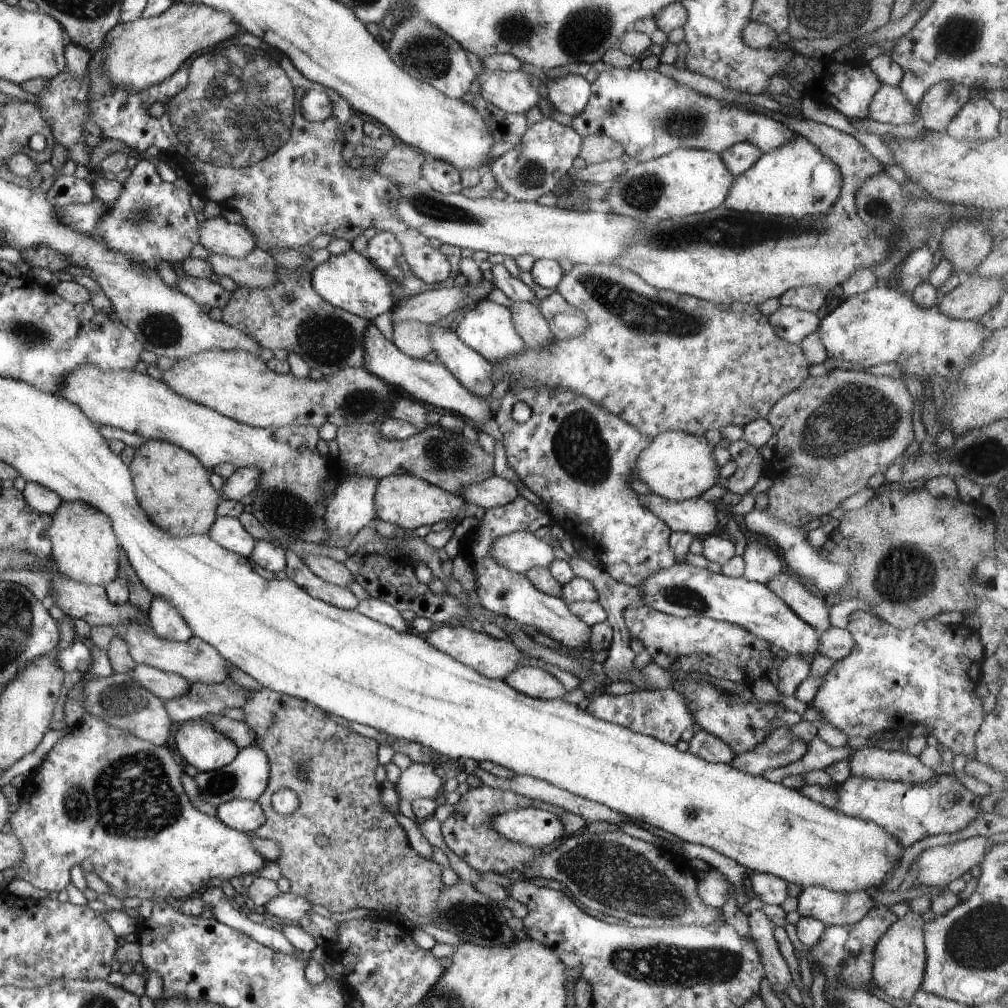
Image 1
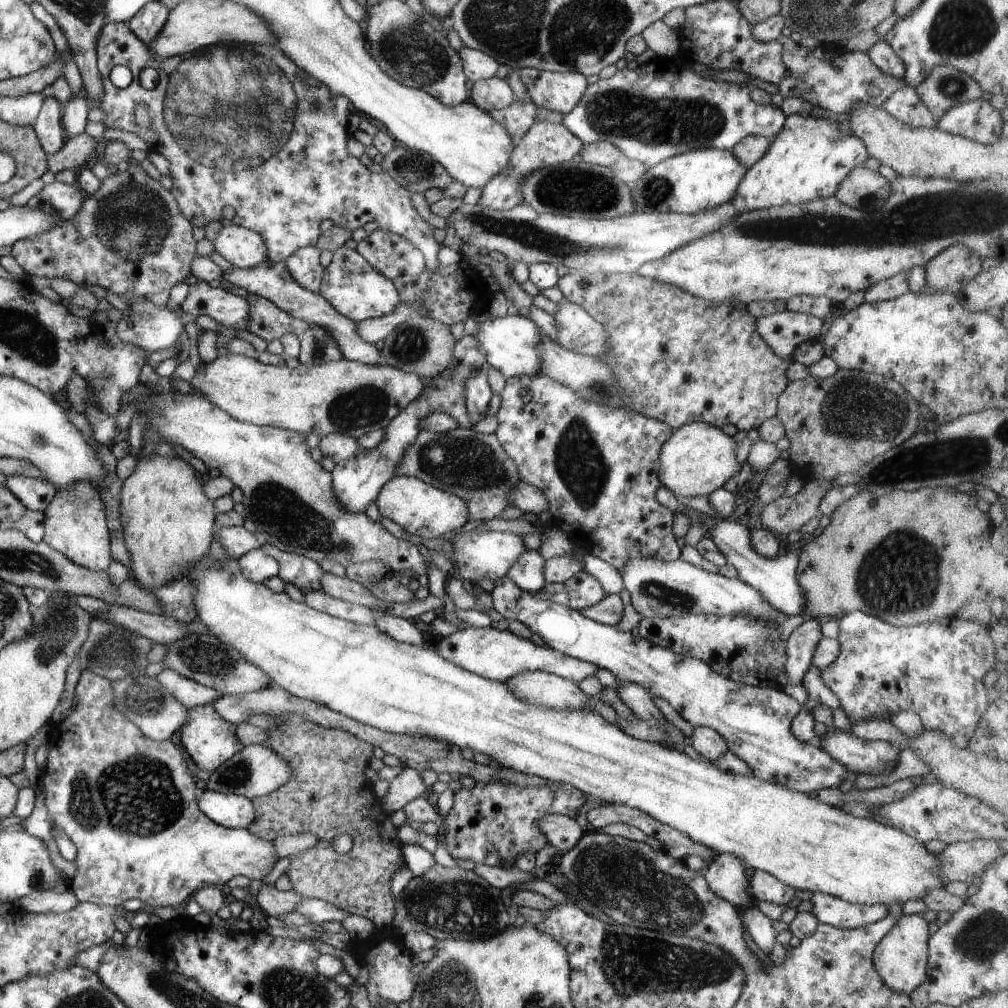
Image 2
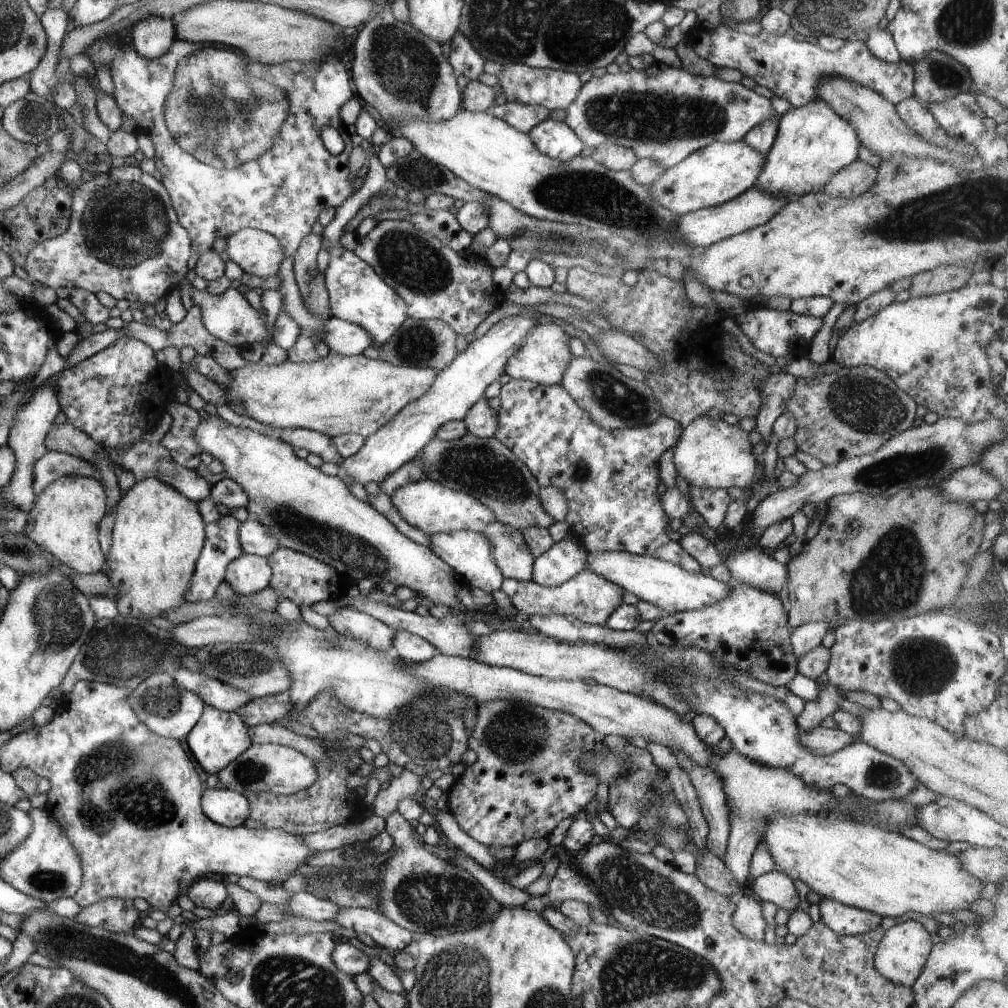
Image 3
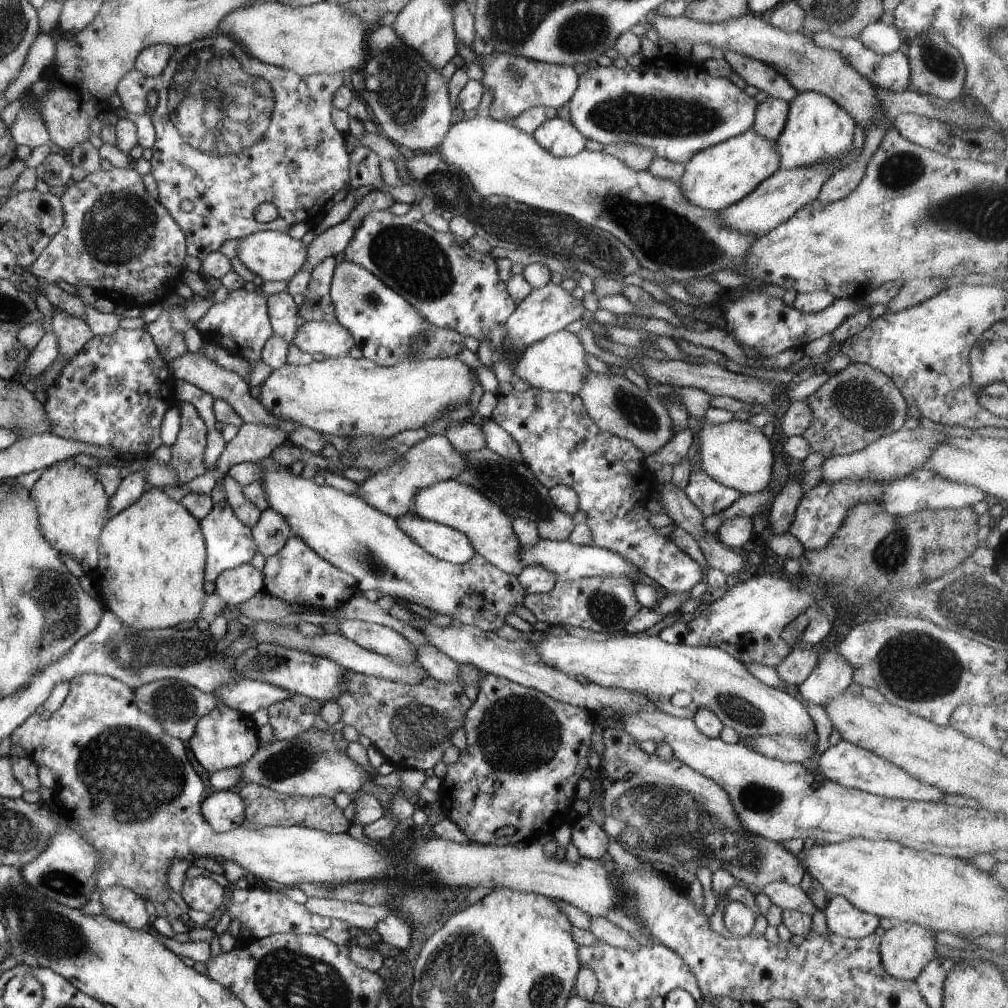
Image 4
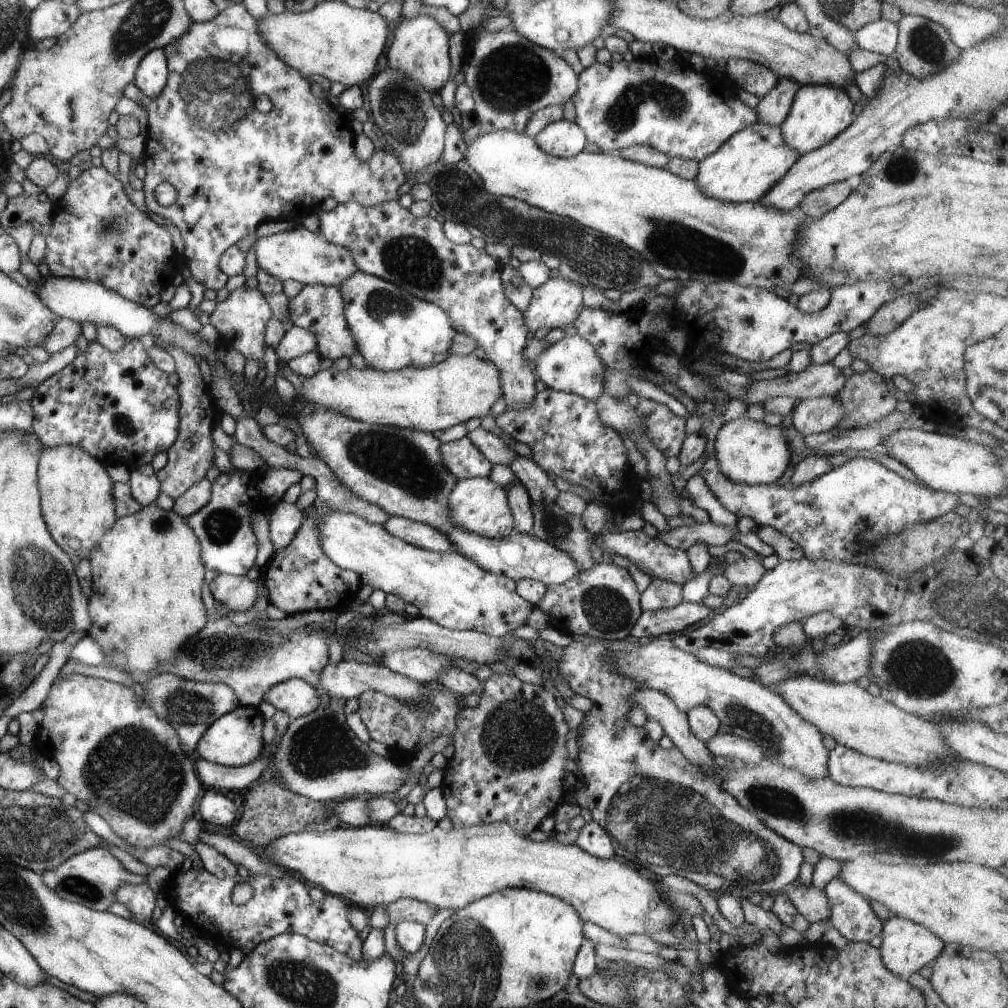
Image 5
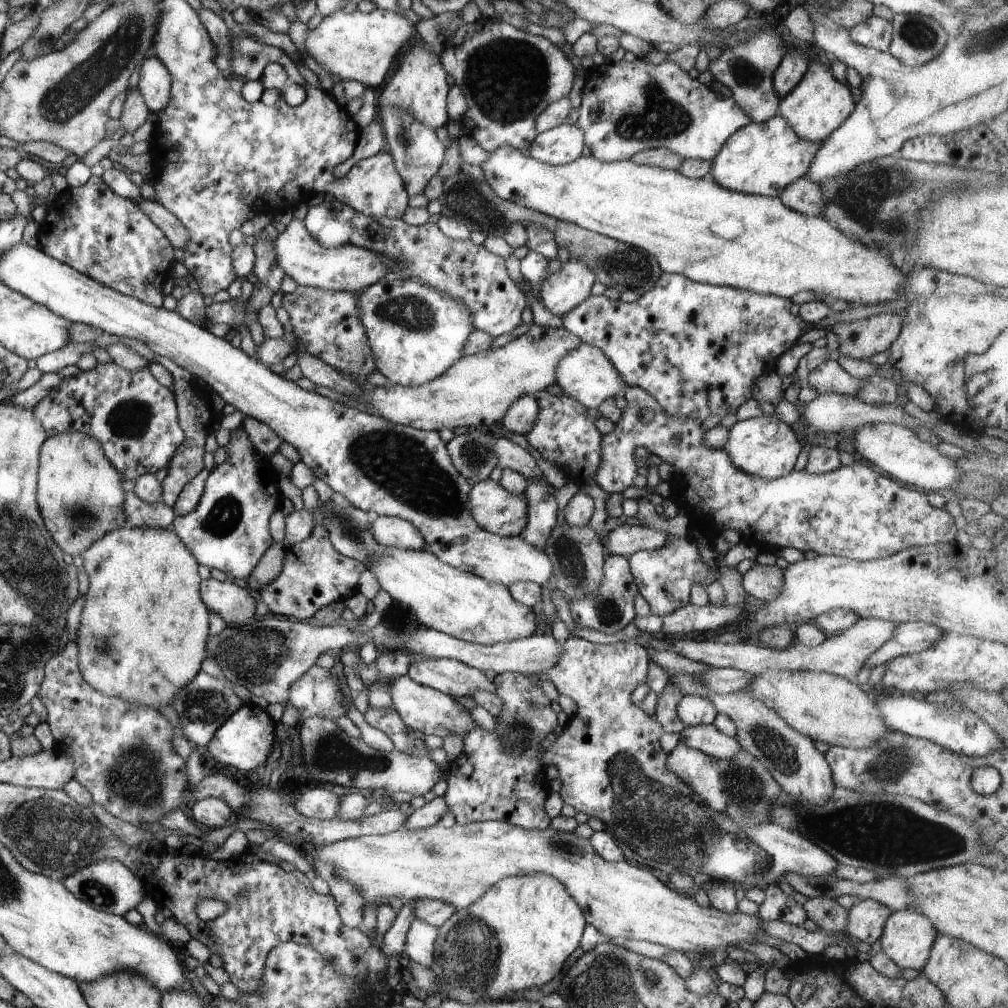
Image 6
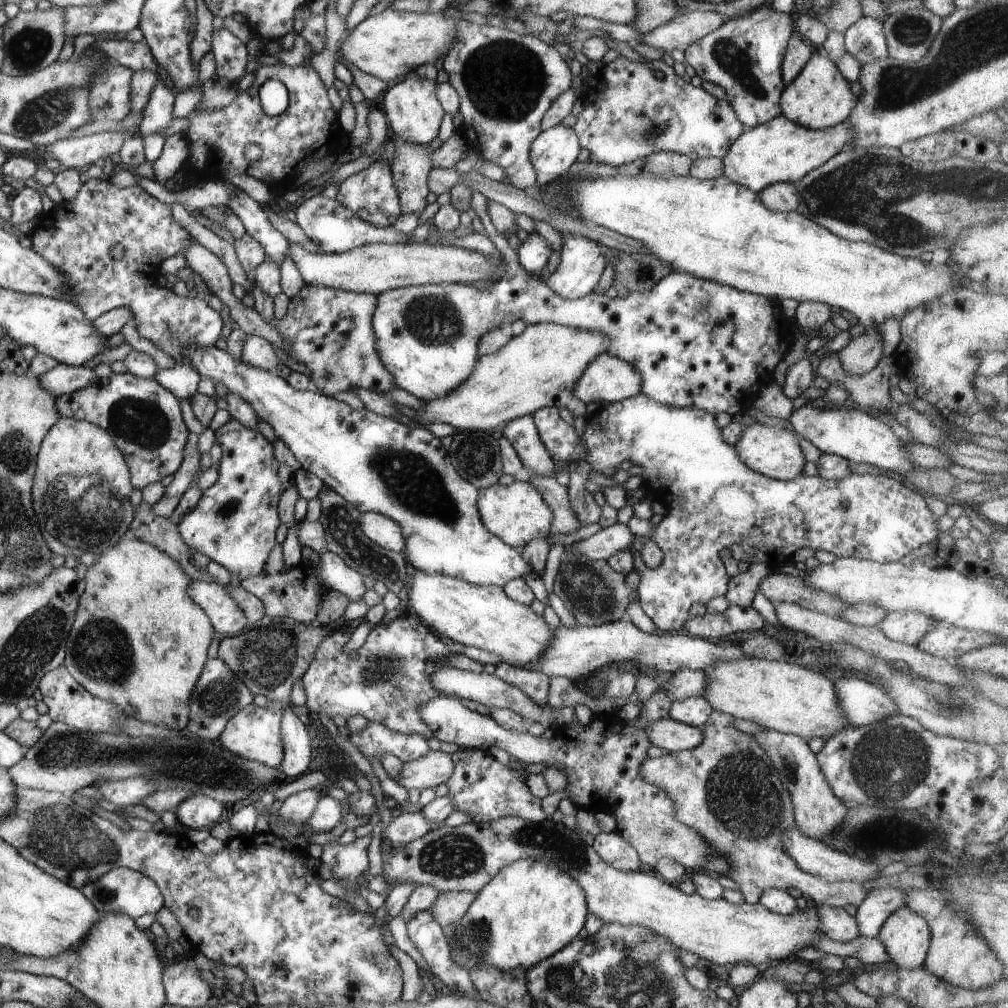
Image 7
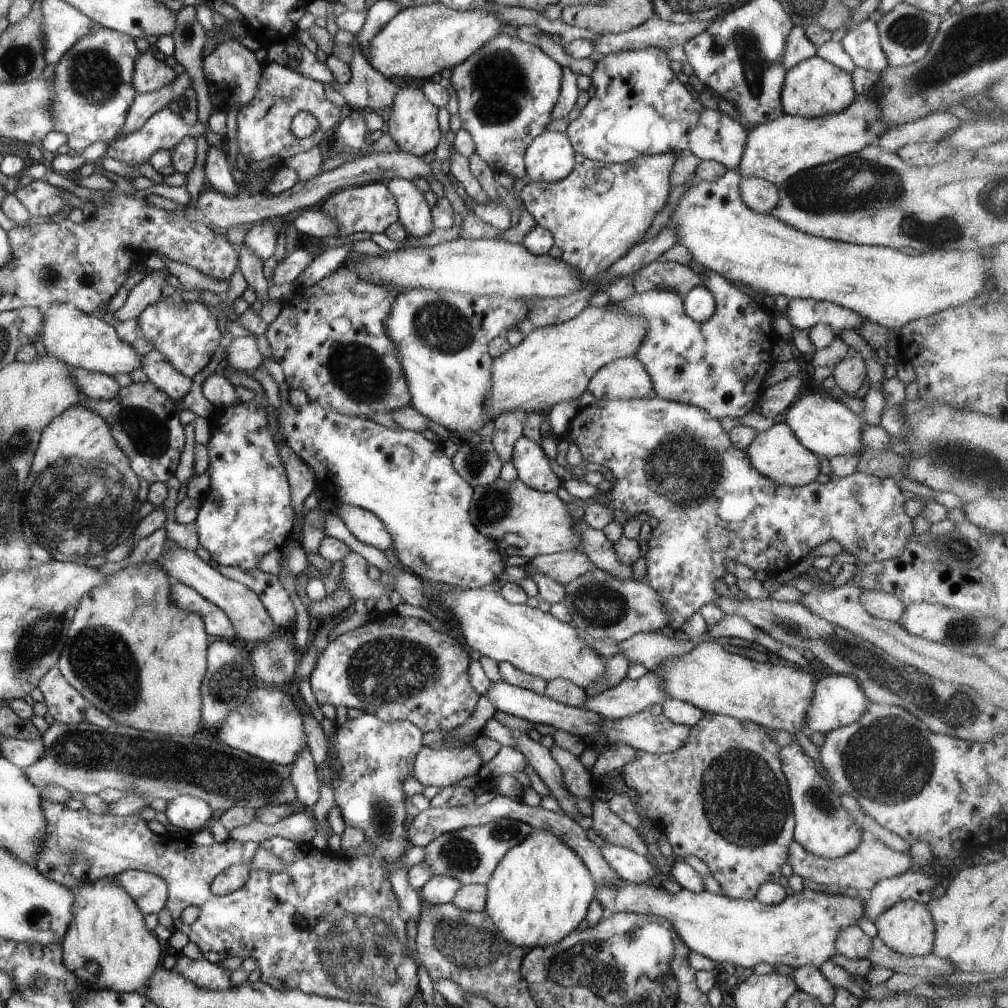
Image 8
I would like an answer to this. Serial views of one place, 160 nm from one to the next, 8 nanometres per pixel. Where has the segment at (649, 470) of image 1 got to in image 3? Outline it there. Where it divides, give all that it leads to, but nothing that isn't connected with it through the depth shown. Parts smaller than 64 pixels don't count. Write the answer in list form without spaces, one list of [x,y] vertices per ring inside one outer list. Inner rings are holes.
[[[709,416],[696,417],[686,428],[683,428],[675,445],[674,463],[677,474],[684,477],[689,482],[690,487],[727,489],[738,486],[738,488],[746,489],[755,482],[756,466],[761,461],[761,457],[752,453],[754,444],[750,435],[740,425],[730,425],[724,422],[724,419],[713,419]]]

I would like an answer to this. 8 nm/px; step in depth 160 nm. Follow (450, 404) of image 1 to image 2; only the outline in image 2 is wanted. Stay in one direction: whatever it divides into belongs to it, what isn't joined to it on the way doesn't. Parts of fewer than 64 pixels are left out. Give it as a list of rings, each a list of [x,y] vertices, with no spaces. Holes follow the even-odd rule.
[[[266,260],[254,268],[242,269],[231,265],[230,270],[223,270],[223,282],[230,282],[232,286],[244,288],[250,294],[266,298],[269,302],[274,302],[280,310],[288,312],[290,316],[299,320],[306,320],[308,324],[316,324],[324,328],[332,340],[336,342],[338,350],[342,352],[344,359],[356,361],[364,364],[382,364],[384,366],[384,354],[382,350],[377,349],[376,344],[364,342],[358,334],[358,322],[349,320],[346,316],[339,314],[319,293],[312,293],[305,290],[290,276],[284,261],[272,262]]]

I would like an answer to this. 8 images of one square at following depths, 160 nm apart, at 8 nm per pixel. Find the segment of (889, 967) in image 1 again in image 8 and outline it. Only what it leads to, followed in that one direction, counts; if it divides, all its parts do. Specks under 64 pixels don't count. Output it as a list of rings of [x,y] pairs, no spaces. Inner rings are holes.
[[[910,899],[894,903],[894,906],[888,907],[874,919],[874,924],[880,940],[896,952],[912,956],[933,952],[936,927],[927,903]]]

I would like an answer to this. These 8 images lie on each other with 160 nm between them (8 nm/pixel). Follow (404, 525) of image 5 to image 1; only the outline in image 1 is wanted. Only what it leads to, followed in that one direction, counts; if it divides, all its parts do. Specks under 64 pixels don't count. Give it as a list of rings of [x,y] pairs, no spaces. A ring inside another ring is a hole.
[[[526,531],[508,533],[497,538],[489,548],[489,555],[512,572],[525,573],[534,567],[546,567],[556,559],[553,547],[545,538],[537,538]]]

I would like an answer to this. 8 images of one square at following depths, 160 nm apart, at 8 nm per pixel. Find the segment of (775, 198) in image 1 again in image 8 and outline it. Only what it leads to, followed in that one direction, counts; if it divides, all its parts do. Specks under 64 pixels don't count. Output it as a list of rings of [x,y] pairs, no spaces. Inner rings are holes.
[[[817,54],[786,71],[780,95],[783,111],[786,114],[802,118],[836,114],[850,106],[856,97],[851,74],[826,62]]]

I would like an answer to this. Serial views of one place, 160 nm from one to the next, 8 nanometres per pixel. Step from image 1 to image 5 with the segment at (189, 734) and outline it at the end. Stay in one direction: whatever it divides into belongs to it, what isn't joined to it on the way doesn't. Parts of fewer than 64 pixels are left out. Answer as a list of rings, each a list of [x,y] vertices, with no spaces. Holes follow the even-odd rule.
[[[239,704],[232,712],[221,716],[209,726],[205,736],[198,741],[194,753],[208,762],[227,767],[243,767],[254,762],[263,752],[264,719],[257,707]]]

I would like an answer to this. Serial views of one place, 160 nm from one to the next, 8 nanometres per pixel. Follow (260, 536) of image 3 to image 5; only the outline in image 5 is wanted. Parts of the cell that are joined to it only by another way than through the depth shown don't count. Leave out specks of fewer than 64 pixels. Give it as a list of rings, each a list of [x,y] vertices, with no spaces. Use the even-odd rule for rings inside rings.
[[[280,500],[271,506],[270,517],[269,531],[273,547],[277,551],[292,542],[305,516],[294,503]]]

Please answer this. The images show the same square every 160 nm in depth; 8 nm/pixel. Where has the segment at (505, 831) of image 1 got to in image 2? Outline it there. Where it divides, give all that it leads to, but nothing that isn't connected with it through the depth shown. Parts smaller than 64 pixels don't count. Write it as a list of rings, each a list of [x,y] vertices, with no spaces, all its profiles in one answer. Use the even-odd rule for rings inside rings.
[[[556,814],[540,818],[536,828],[538,835],[546,838],[547,844],[563,853],[574,848],[584,834],[576,819]]]

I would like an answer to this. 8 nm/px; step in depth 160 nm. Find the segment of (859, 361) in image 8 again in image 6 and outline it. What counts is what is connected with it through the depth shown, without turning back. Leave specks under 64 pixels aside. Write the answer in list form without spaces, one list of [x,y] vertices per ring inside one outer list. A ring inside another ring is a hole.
[[[878,314],[856,322],[836,323],[831,330],[838,335],[838,350],[854,360],[870,360],[870,356],[888,350],[899,336],[903,319],[898,314]]]

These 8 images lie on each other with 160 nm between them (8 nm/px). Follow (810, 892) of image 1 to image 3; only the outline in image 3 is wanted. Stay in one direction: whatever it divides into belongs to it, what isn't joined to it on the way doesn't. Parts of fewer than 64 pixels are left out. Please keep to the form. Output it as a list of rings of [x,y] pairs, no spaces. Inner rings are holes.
[[[821,898],[821,922],[843,936],[859,936],[881,926],[883,917],[866,910],[845,906],[836,900]]]

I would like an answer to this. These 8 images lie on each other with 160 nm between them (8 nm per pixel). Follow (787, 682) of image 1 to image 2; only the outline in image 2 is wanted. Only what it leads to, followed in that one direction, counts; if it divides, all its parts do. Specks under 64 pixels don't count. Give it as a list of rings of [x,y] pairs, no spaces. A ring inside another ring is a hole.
[[[806,618],[805,621],[790,634],[785,647],[786,665],[784,666],[788,685],[802,683],[804,674],[811,666],[811,658],[815,646],[823,637],[819,619]]]

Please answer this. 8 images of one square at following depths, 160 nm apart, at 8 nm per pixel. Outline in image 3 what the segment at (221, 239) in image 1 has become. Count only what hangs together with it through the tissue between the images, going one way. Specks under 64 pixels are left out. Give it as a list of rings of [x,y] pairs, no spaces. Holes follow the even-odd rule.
[[[246,227],[231,234],[226,238],[226,242],[228,244],[226,251],[229,260],[238,264],[243,272],[260,276],[260,278],[268,278],[268,276],[279,274],[281,262],[286,256],[281,242],[273,234]]]

